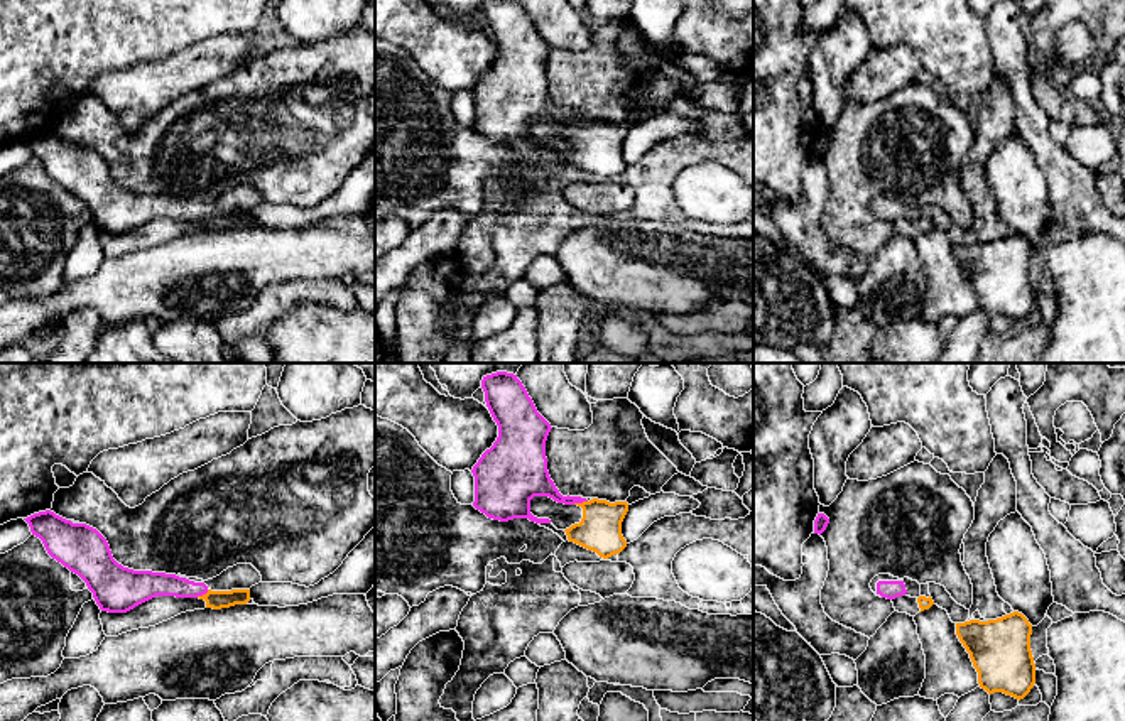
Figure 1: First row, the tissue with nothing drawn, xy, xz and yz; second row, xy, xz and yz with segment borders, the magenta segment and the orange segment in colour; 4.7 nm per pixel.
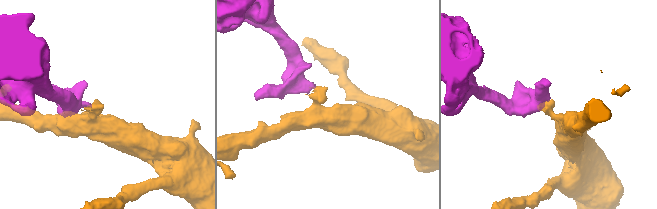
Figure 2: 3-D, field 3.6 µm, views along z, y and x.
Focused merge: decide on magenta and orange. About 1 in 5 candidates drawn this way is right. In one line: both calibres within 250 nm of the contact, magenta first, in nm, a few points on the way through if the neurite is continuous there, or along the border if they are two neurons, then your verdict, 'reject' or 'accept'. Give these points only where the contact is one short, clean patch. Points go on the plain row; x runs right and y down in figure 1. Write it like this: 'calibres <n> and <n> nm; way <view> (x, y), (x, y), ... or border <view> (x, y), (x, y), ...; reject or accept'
calibres 160 and 200 nm; border xz (586, 122), (573, 125); reject

